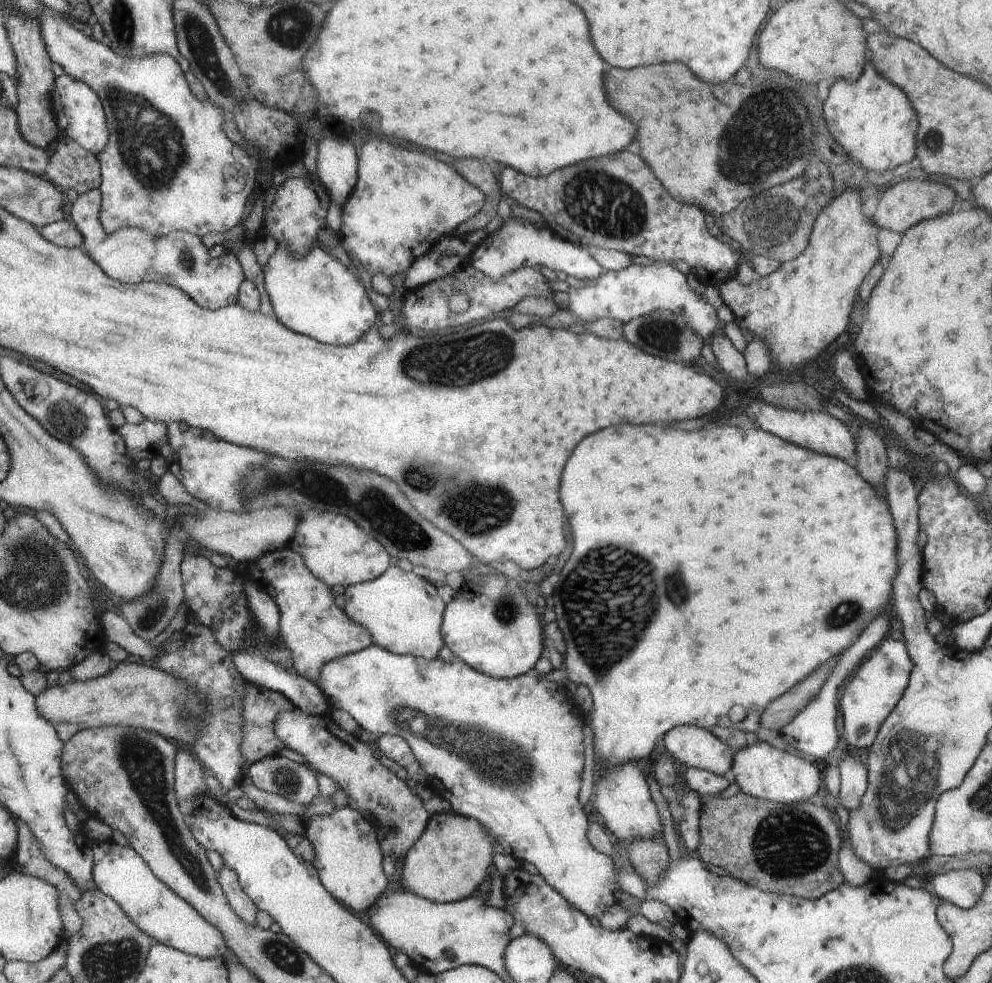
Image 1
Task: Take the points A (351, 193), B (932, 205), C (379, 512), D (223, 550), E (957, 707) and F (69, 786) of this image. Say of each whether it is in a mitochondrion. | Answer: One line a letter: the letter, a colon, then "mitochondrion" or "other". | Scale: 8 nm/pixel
A: other
B: other
C: mitochondrion
D: other
E: other
F: other

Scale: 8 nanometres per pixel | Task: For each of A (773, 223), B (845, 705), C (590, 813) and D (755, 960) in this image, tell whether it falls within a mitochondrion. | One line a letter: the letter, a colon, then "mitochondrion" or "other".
A: mitochondrion
B: other
C: other
D: other

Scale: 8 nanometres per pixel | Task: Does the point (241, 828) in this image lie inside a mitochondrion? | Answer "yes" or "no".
no

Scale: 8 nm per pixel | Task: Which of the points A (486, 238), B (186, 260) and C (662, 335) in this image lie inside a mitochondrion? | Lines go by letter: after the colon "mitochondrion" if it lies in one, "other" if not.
A: other
B: mitochondrion
C: mitochondrion

